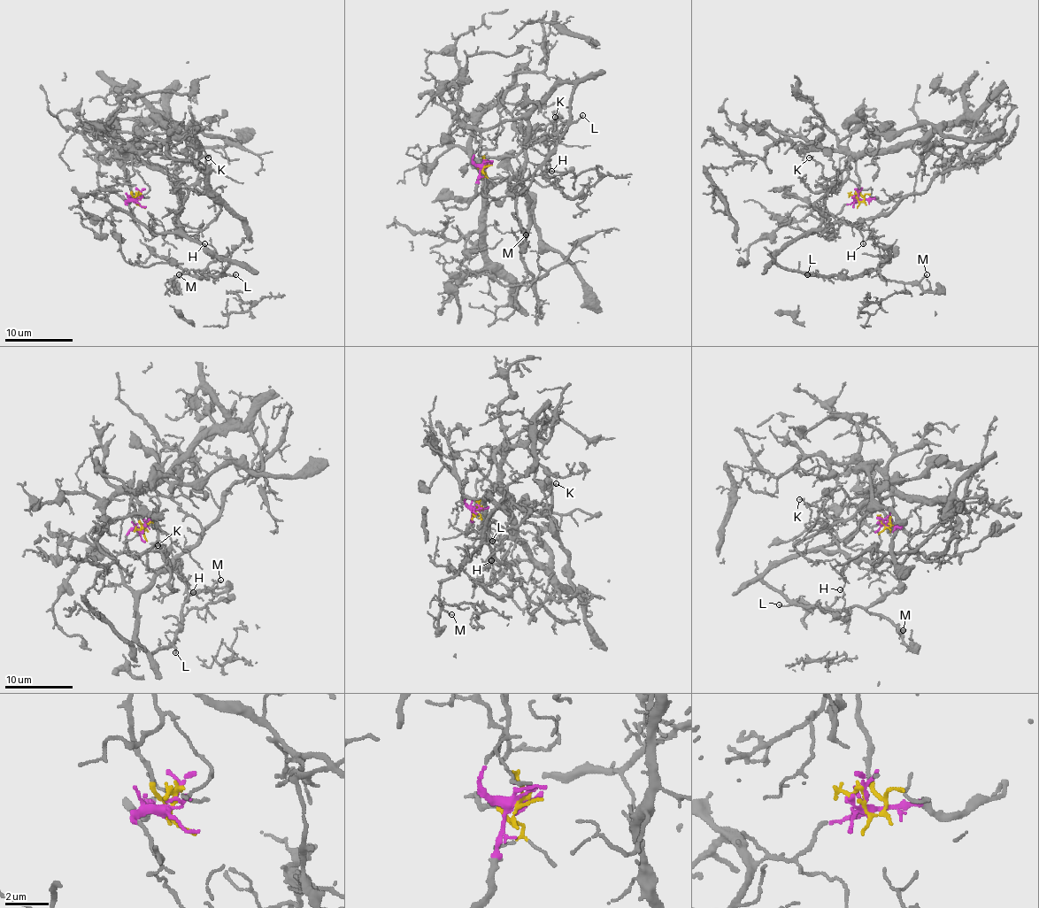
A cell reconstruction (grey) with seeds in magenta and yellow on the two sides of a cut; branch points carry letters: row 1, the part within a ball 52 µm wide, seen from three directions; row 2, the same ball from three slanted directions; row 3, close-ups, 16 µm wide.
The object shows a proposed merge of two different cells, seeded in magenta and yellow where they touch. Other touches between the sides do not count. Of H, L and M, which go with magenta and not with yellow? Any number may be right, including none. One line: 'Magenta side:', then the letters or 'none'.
Magenta side: H, L, M

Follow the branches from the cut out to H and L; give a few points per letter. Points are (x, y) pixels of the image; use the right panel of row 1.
H: (858, 197), (834, 216), (825, 216), (813, 233), (810, 231), (815, 227), (850, 223), (858, 227), (862, 243)
L: (858, 197), (834, 216), (825, 216), (813, 233), (803, 233), (774, 258), (788, 268), (813, 273), (806, 273)

